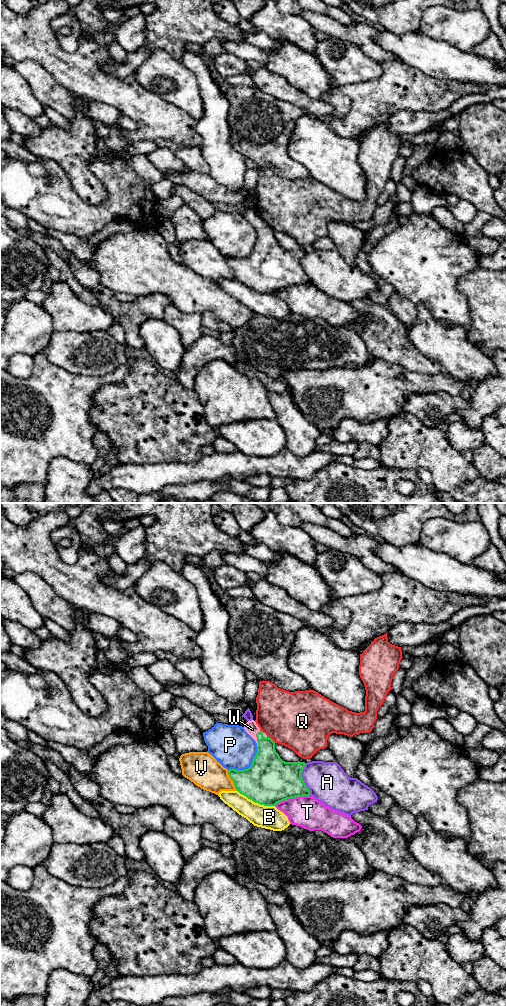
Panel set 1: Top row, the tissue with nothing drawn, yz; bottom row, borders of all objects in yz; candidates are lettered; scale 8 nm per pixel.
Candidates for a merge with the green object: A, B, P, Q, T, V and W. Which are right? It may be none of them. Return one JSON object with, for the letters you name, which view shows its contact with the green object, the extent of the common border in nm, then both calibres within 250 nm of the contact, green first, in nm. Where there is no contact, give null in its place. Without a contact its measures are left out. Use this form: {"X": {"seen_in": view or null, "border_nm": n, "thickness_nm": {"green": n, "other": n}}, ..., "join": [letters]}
{"W": {"seen_in": "yz", "border_nm": 140, "thickness_nm": {"green": 260, "other": 100}}, "join": ["W"]}

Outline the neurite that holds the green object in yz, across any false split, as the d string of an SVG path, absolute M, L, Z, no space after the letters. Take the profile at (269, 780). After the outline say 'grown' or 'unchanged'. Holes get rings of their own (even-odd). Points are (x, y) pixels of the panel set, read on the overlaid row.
M254 720L248 721L244 729L256 741L257 753L248 769L228 770L236 791L264 806L275 806L287 799L309 796L310 791L301 777L305 762L283 761L275 750L275 742L260 730Z; grown

